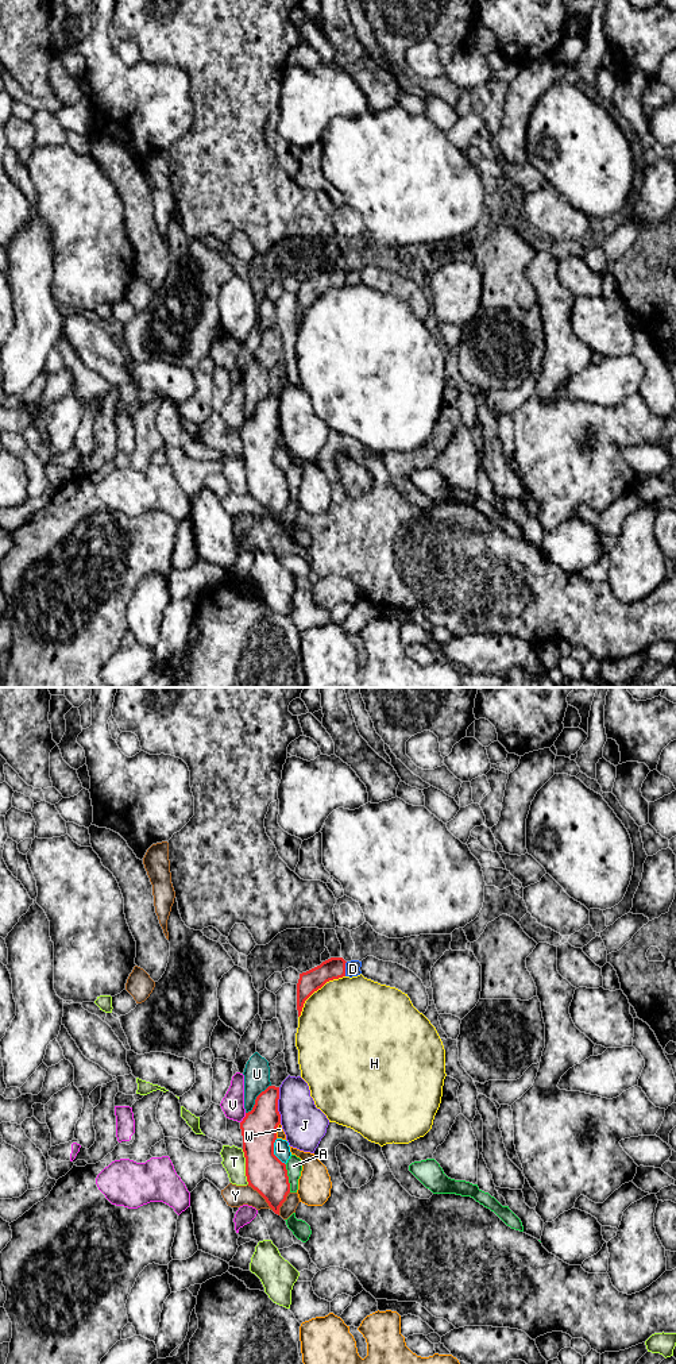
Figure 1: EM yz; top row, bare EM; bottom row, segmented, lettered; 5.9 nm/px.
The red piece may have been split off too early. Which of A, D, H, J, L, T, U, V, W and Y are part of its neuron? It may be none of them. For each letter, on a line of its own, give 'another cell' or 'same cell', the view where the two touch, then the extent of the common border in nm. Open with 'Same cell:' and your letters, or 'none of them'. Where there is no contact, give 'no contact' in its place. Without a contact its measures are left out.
Same cell: none of them
A: another cell | yz | 170 nm
D: another cell | yz | 90 nm
H: another cell | yz | 380 nm
J: another cell | yz | 220 nm
L: another cell | yz | 170 nm
T: another cell | yz | 220 nm
U: another cell | yz | 220 nm
V: another cell | yz | 70 nm
W: another cell | yz | 100 nm
Y: another cell | yz | 220 nm

